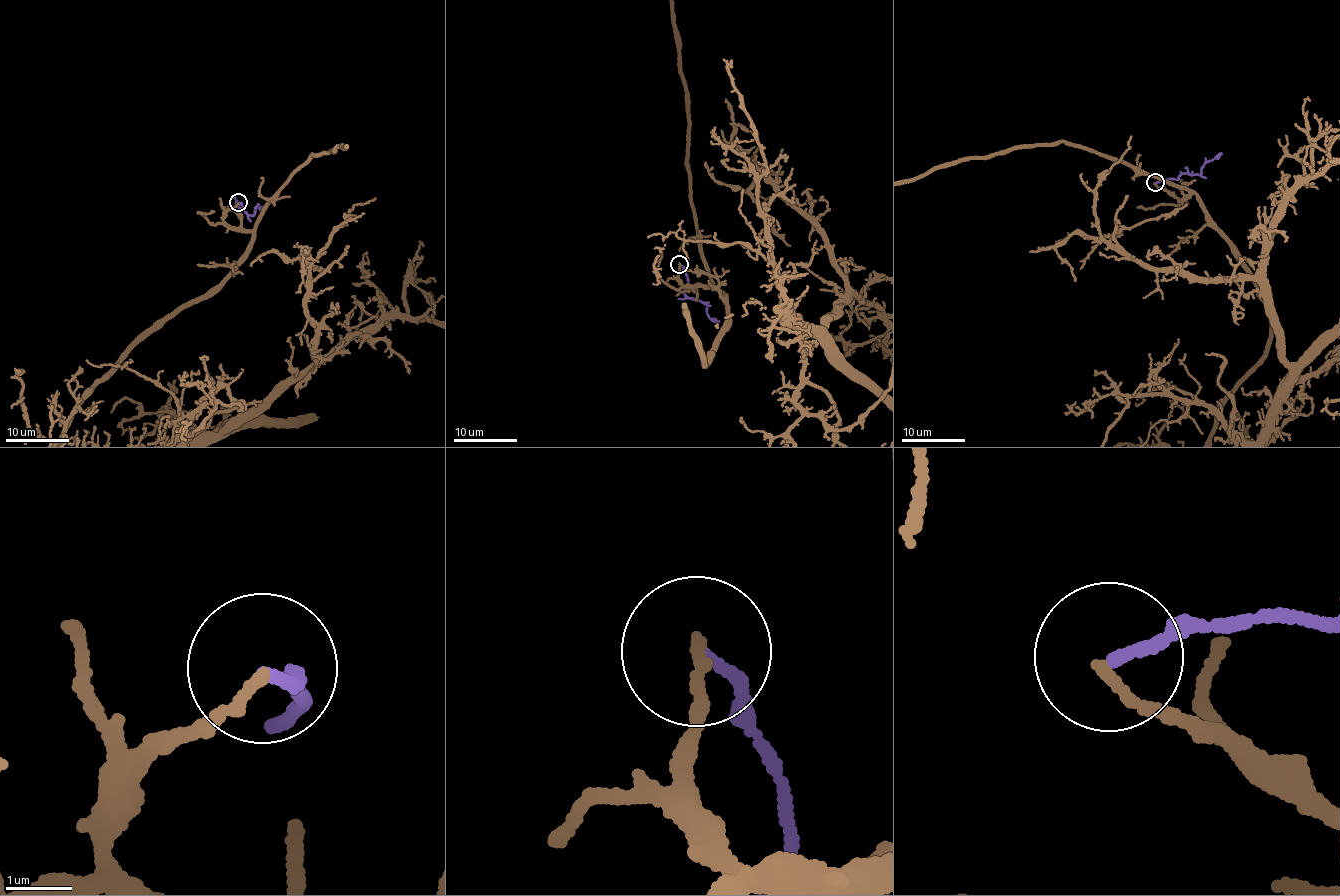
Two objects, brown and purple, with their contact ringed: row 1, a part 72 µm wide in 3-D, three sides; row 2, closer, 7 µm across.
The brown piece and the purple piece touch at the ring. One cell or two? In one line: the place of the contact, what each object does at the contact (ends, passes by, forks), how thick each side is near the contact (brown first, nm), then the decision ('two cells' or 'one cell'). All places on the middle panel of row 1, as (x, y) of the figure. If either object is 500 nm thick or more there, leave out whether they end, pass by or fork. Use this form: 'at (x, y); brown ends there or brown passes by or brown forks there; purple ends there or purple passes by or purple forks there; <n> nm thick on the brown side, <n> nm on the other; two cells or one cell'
at (679, 264); brown ends there; purple ends there; 150 nm thick on the brown side, 170 nm on the other; two cells

